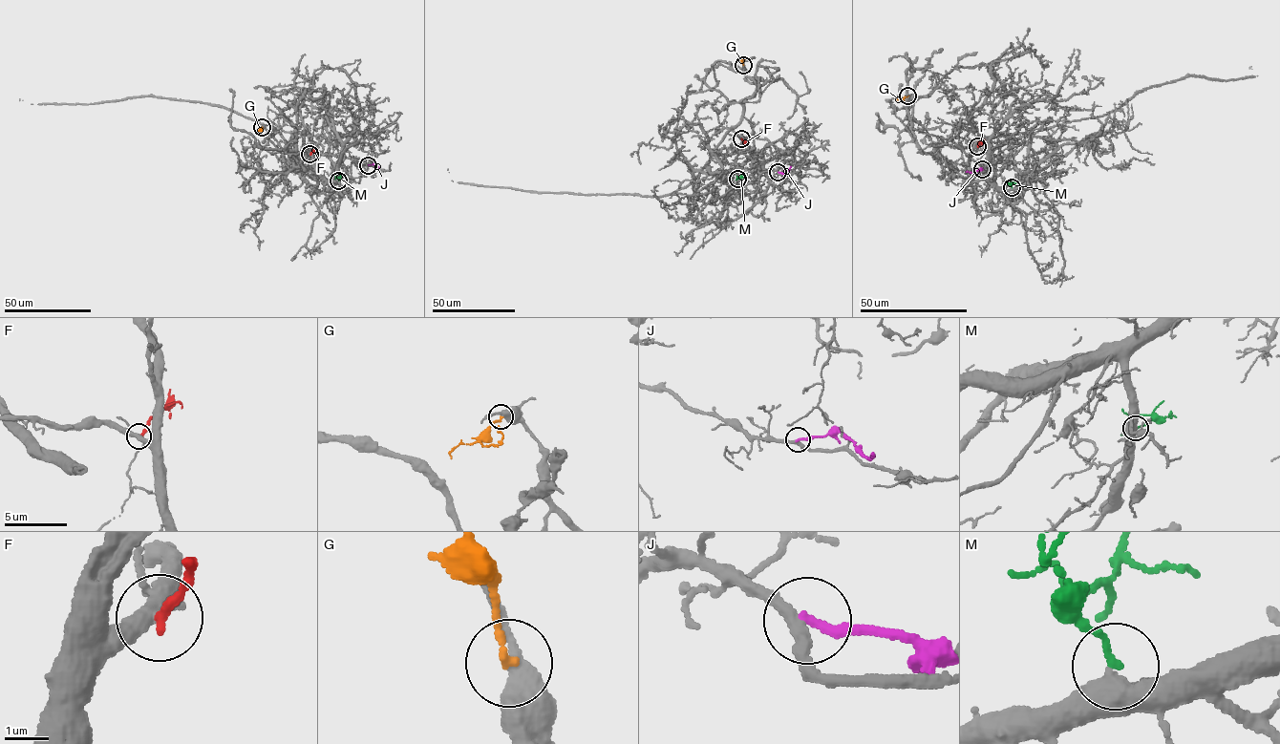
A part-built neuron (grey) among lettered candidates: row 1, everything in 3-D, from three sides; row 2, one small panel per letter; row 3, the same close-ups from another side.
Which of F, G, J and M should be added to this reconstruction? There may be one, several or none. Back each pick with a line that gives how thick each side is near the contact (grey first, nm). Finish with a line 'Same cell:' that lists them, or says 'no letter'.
M: 400/140 nm
Same cell: M

